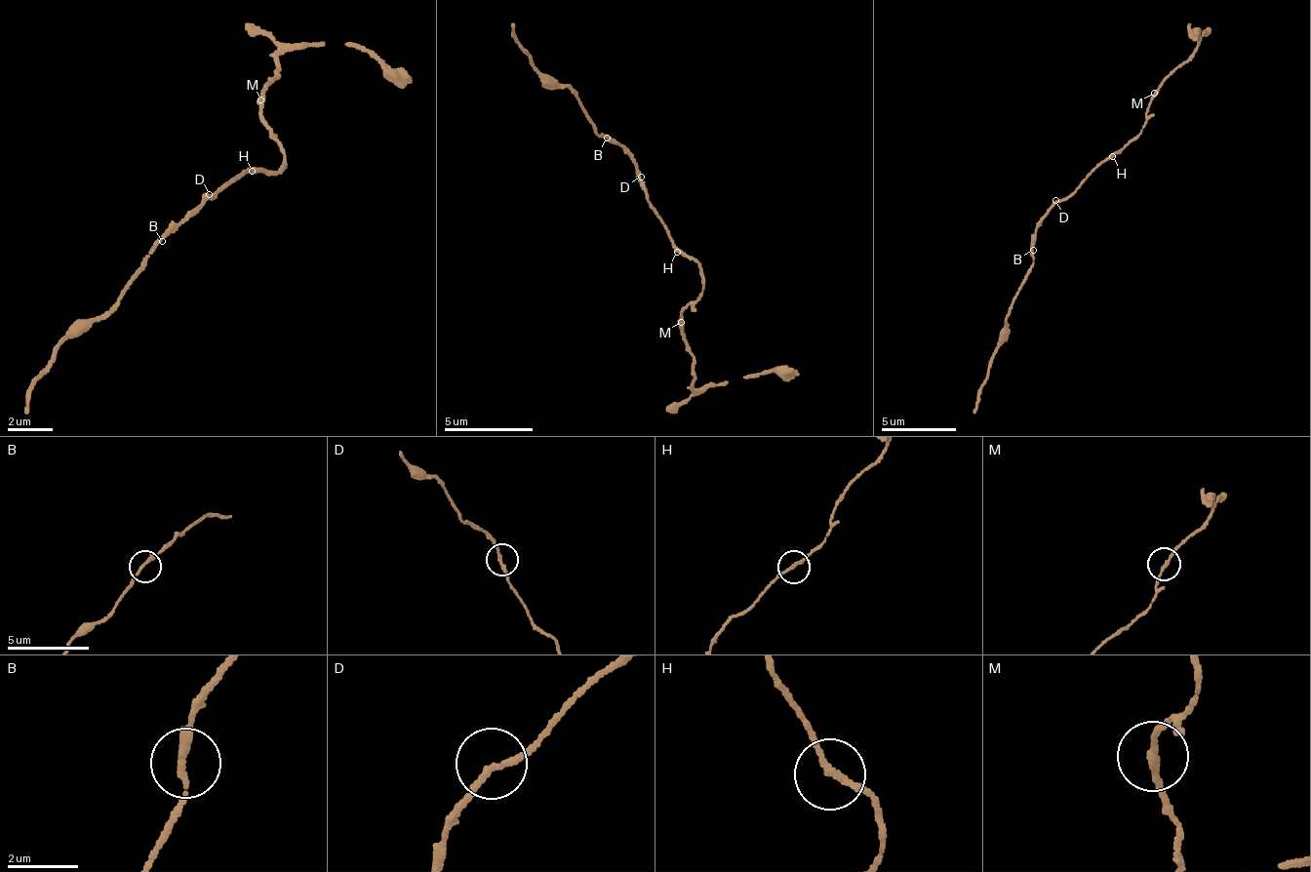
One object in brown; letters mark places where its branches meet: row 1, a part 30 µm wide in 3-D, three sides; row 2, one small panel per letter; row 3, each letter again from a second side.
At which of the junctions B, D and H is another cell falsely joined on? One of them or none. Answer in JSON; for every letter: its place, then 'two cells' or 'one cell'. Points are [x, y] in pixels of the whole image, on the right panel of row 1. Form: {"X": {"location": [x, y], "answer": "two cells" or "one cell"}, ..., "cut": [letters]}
{"B": {"location": [1033, 250], "answer": "one cell"}, "D": {"location": [1055, 200], "answer": "one cell"}, "H": {"location": [1112, 156], "answer": "one cell"}, "cut": []}

